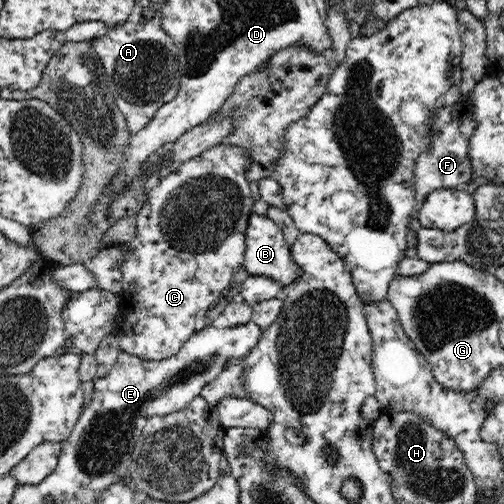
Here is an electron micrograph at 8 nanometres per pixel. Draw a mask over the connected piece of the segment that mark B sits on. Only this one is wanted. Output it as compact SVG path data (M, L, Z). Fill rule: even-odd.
M252 213L245 230L244 264L249 276L264 276L276 280L283 288L292 285L302 276L301 266L291 257L290 245L283 230L267 215Z

